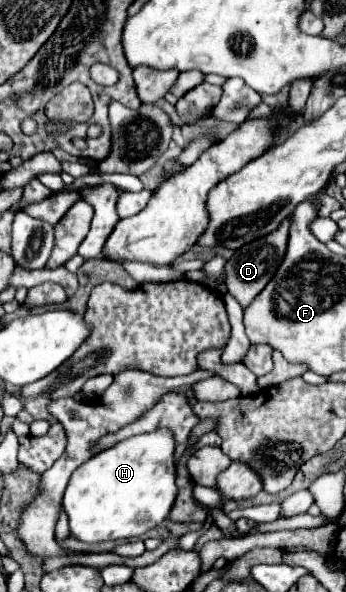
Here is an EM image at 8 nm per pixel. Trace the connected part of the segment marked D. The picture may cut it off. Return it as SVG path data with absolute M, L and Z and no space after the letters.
M291 215L285 217L275 231L267 233L261 239L255 239L251 243L247 243L245 247L237 249L233 253L233 257L227 259L227 263L225 263L225 285L227 285L227 293L233 295L241 303L241 307L247 307L261 293L261 289L273 279L273 275L277 273L277 267L281 265L281 261L283 261L283 257L287 253L289 227L291 227Z

